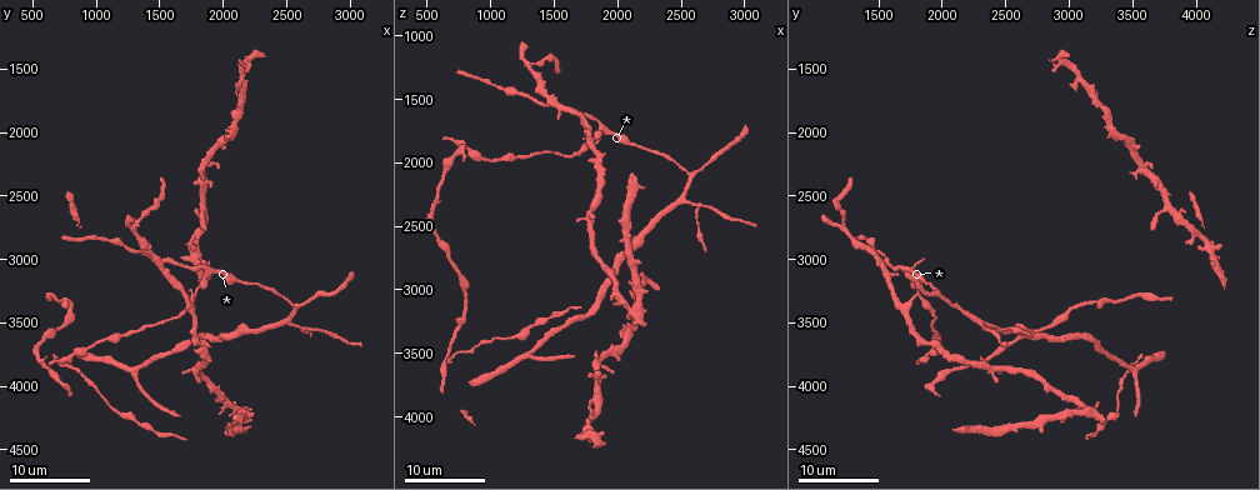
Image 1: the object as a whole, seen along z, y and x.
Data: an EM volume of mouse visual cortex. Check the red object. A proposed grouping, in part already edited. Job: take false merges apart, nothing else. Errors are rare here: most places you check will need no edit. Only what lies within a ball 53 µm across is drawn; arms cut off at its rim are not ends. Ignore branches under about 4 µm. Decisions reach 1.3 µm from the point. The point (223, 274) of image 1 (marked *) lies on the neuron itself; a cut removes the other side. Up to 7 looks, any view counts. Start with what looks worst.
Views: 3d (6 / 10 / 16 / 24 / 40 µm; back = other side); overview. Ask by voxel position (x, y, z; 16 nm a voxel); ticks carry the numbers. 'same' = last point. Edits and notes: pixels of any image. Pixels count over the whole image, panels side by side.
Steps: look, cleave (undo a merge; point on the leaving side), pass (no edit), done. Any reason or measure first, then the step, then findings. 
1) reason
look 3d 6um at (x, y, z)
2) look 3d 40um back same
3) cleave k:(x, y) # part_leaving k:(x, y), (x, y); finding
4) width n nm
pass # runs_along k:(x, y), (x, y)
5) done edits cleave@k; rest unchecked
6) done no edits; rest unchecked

branch point
look 3d 24um at (1760, 3300, 1820)

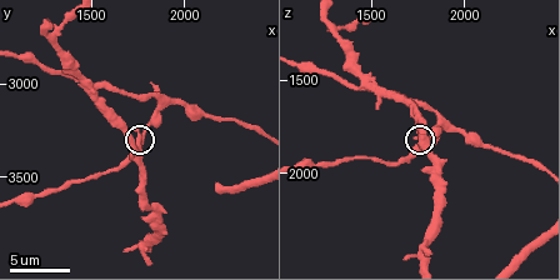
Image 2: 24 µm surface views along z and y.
look 3d 10um same

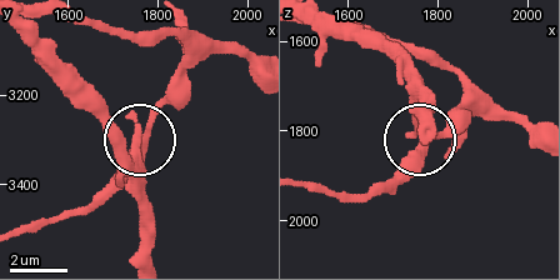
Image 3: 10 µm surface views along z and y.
look 3d 6um same

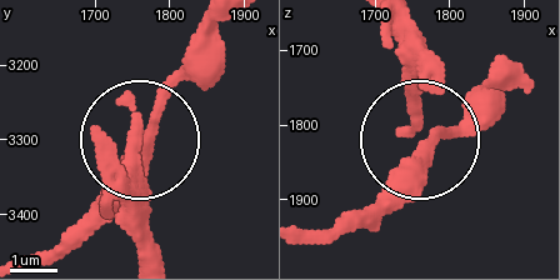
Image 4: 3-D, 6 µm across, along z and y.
arms 3
pass # one neuron here

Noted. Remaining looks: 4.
three arms meet
look 3d 16um at (2640, 3540, 2360)

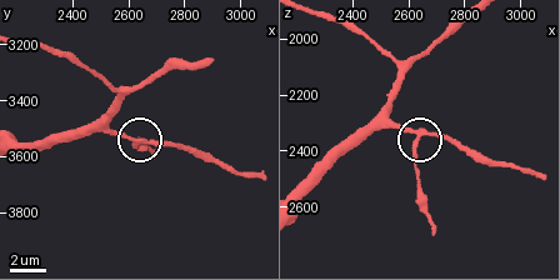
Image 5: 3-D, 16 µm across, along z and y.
look 3d 10um at (2630, 3550, 2360)

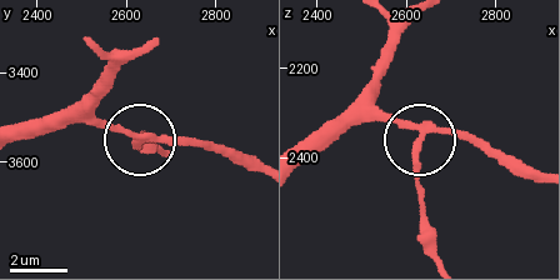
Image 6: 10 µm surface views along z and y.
cleave 6:(133, 145) # part_leaving 6:(423, 135), (415, 184), (429, 255); a second neuron is stuck on

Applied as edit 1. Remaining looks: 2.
done edits cleave@6; rest unchecked

